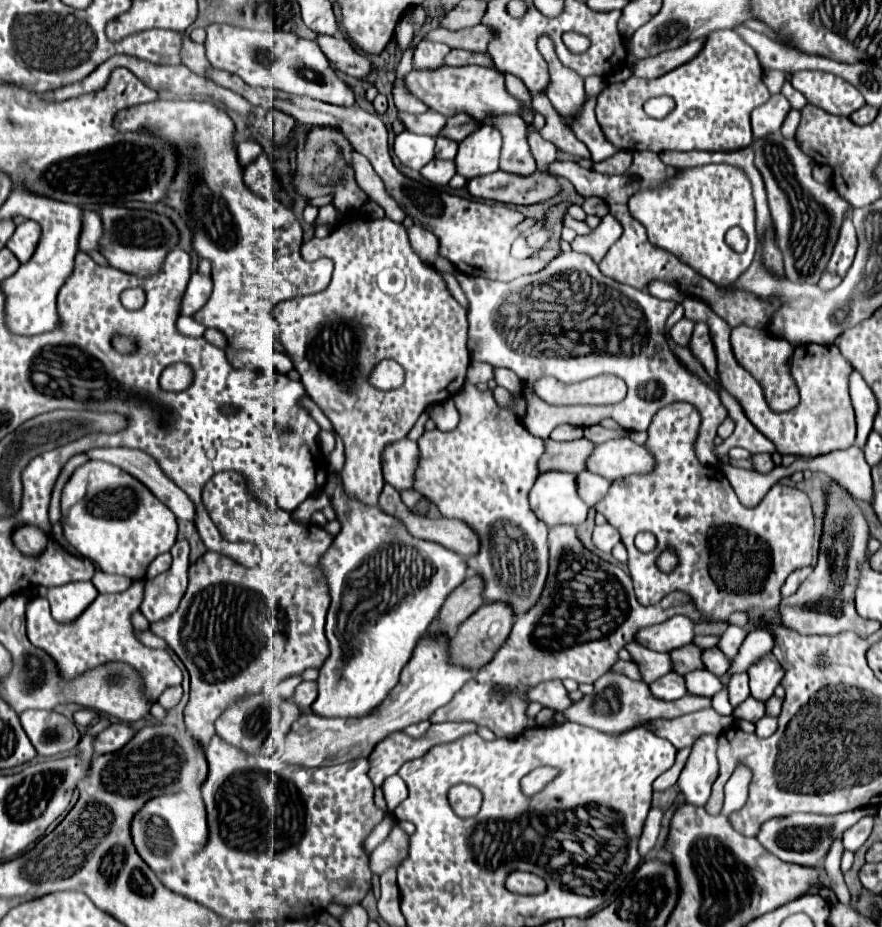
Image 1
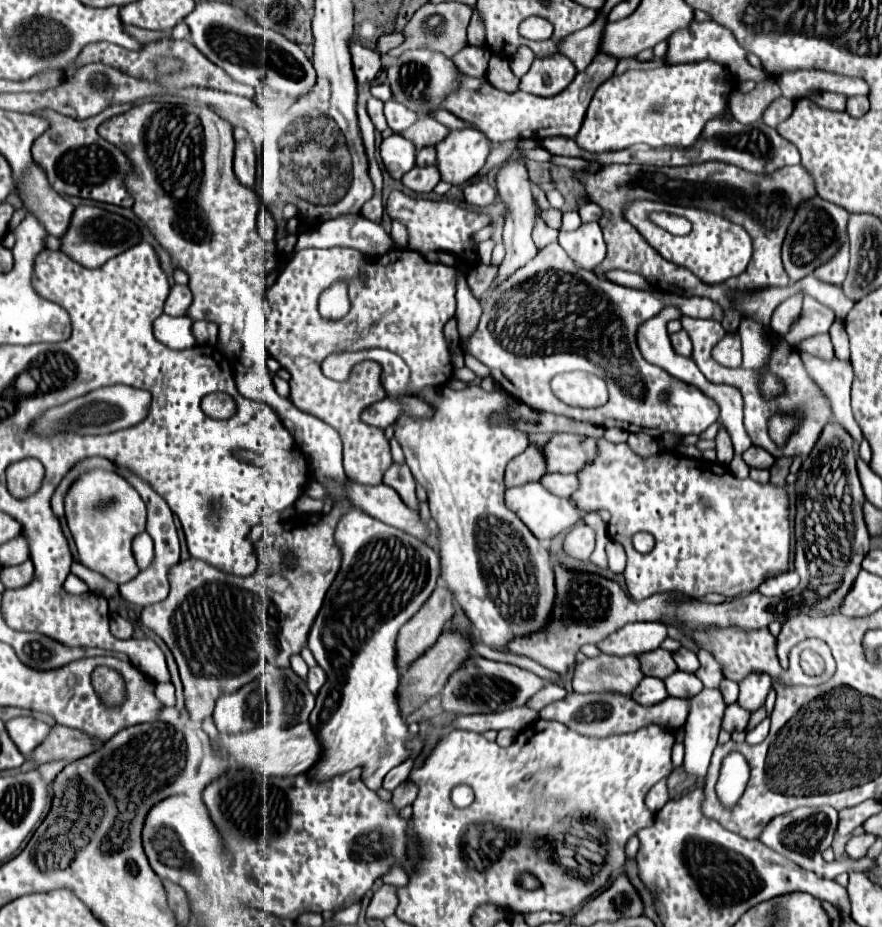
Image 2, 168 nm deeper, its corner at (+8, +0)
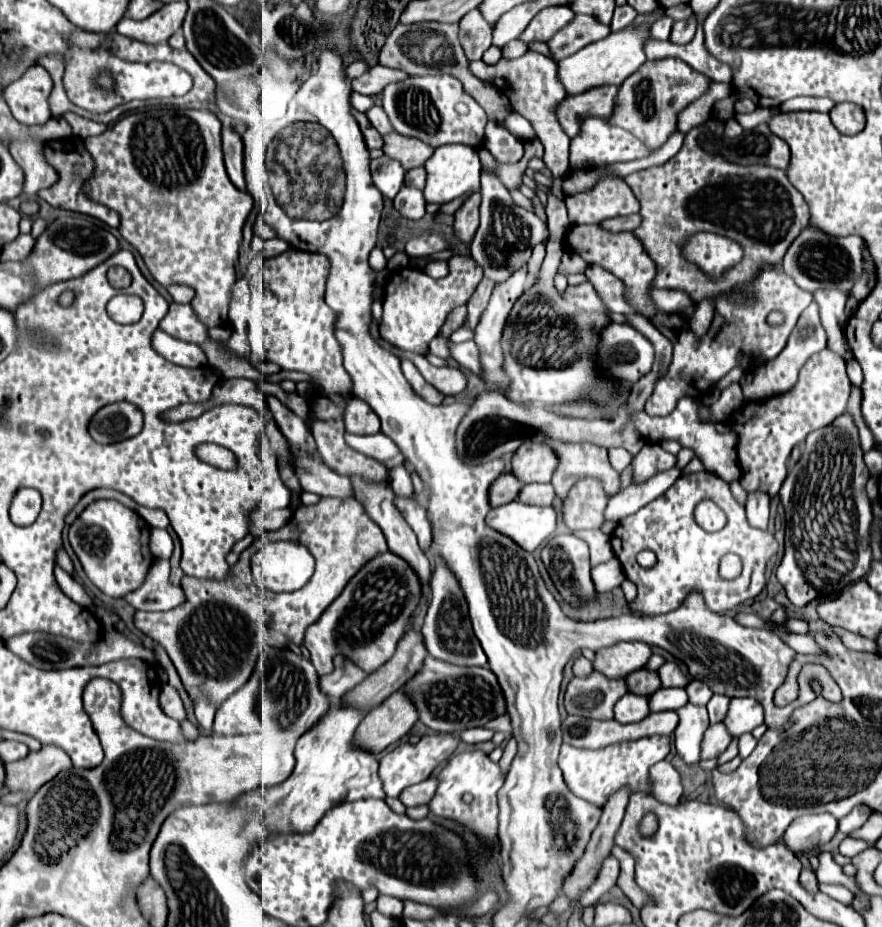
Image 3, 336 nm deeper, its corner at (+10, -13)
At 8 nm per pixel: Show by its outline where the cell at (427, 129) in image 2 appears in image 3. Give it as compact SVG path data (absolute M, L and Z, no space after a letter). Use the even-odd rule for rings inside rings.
M389 133L383 139L385 139L385 145L383 145L385 155L401 161L401 165L405 169L425 165L425 161L435 151L433 147L429 147L429 143L423 143L421 139L405 137L405 135L399 135L399 133Z

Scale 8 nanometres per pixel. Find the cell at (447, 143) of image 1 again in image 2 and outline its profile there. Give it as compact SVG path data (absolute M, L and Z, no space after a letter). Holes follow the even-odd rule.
M427 146L427 148L421 148L421 150L417 152L415 164L417 164L417 166L431 166L431 164L435 164L435 158L437 158L435 148Z

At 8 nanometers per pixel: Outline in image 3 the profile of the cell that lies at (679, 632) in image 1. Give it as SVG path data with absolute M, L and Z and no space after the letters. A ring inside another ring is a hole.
M641 641L617 643L613 647L605 647L595 653L593 669L605 673L609 679L625 677L647 665L651 657L651 645Z

